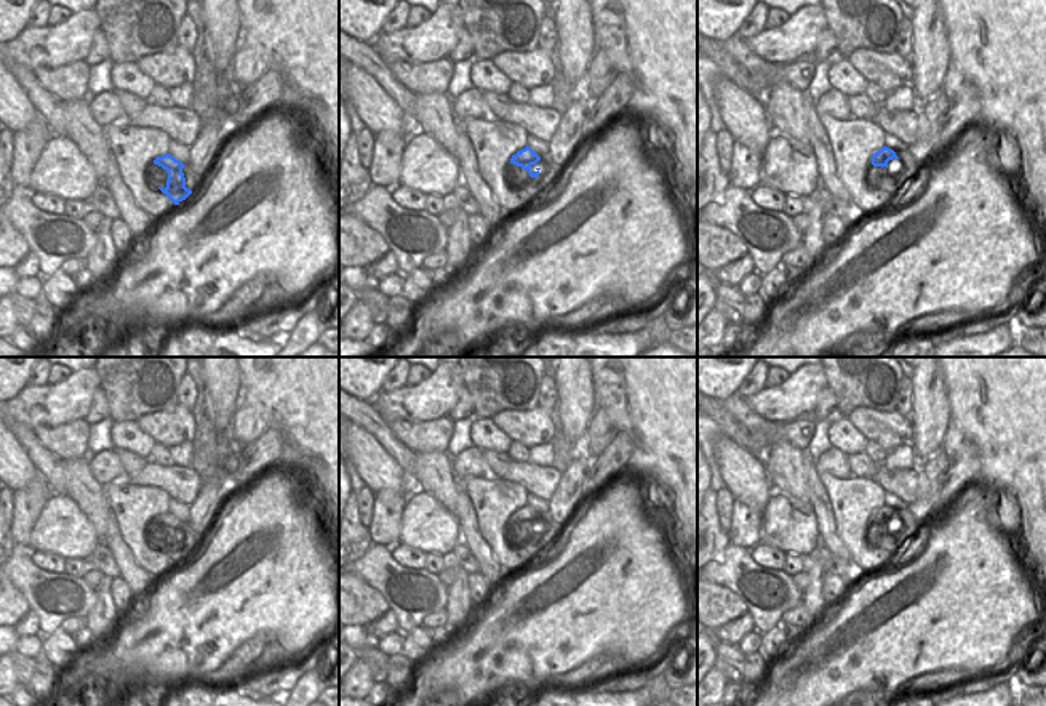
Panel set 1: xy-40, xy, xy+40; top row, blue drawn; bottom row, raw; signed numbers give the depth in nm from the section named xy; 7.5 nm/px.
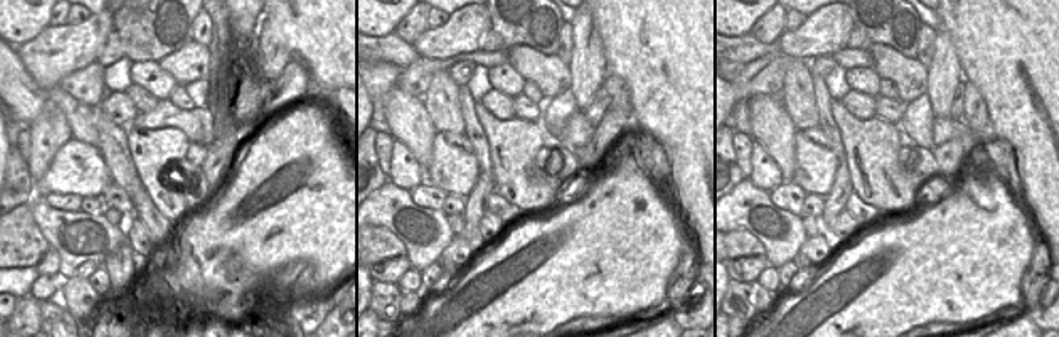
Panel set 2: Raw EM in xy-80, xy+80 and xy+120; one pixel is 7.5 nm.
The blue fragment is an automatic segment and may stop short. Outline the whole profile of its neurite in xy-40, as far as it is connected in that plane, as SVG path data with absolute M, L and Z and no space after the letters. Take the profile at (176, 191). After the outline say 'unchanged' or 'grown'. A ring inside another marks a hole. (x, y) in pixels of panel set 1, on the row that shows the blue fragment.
M165 154L154 160L155 165L162 166L165 181L155 184L174 205L186 200L200 184L189 165L176 160L173 155Z; grown

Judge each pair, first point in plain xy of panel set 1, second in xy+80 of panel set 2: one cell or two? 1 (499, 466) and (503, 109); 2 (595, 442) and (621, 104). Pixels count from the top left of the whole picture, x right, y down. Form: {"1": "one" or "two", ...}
{"1": "two", "2": "one"}

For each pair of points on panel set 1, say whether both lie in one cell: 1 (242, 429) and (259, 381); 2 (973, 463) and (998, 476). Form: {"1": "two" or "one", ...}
{"1": "two", "2": "two"}

